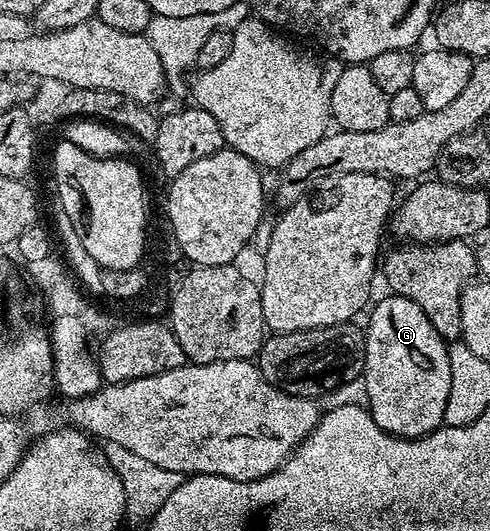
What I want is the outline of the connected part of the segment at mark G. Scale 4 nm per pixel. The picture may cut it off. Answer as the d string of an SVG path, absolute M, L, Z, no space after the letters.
M392 293L386 294L386 296L386 299L381 299L377 304L375 304L376 302L372 304L372 307L374 307L373 312L369 315L369 324L364 324L363 327L365 333L365 369L363 376L367 385L367 410L373 414L373 420L375 425L379 425L379 429L397 435L401 439L418 439L424 435L430 435L445 422L447 396L451 393L451 361L449 360L447 340L439 333L435 333L435 325L431 325L431 321L427 321L427 313L423 313L423 309L419 309L419 305L415 305L415 301Z

